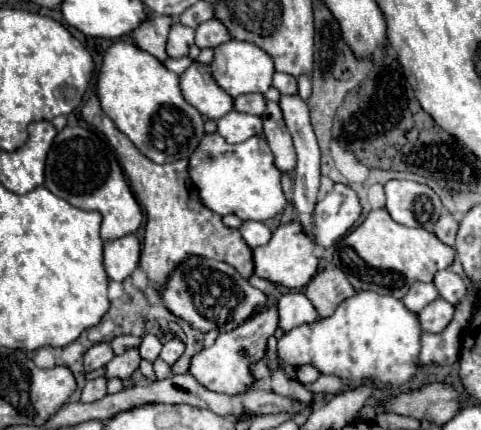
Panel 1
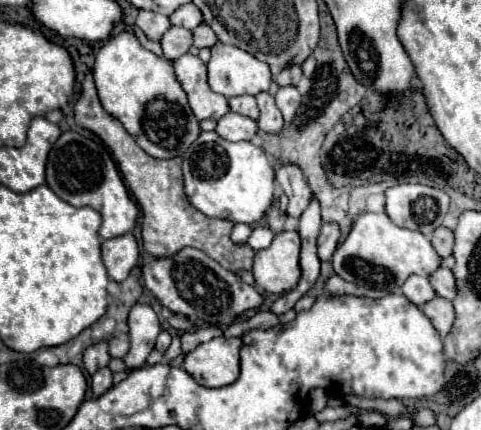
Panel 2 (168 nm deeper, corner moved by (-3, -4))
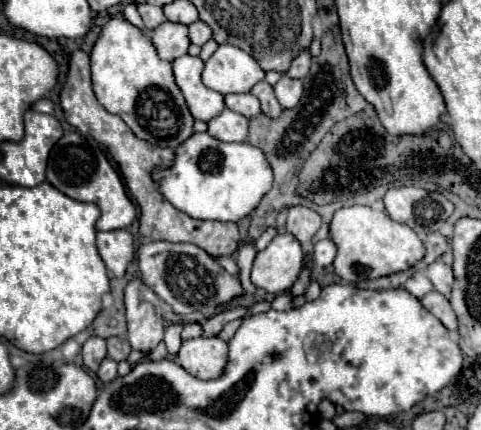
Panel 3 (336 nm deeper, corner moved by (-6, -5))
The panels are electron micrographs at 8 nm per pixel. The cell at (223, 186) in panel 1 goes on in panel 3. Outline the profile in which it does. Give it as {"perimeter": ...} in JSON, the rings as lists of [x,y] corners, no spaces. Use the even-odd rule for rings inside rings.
{"perimeter":[[[194,133],[174,149],[170,167],[154,169],[154,185],[178,211],[202,221],[240,221],[254,211],[262,195],[270,191],[272,171],[258,147],[248,143],[224,143],[208,133]]]}

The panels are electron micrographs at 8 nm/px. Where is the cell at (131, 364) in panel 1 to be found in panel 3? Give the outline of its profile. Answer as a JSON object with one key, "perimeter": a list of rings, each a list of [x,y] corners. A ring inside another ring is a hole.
{"perimeter":[[[134,277],[124,287],[124,303],[130,347],[152,351],[164,337],[164,321],[158,295],[140,277]]]}

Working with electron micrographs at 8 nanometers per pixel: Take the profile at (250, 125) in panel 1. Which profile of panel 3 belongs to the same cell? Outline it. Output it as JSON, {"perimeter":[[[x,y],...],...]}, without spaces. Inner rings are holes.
{"perimeter":[[[224,109],[208,121],[208,133],[218,141],[246,141],[248,119],[240,113]]]}

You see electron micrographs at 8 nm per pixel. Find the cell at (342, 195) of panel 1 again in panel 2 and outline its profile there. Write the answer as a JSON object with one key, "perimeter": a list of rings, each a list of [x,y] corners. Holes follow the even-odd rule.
{"perimeter":[[[327,222],[321,226],[321,234],[317,240],[317,248],[319,248],[319,258],[321,260],[329,260],[339,244],[341,238],[341,228],[335,222]]]}

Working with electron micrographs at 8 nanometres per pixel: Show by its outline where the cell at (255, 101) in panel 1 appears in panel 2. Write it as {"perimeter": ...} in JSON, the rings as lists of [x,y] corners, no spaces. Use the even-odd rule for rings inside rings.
{"perimeter":[[[235,96],[229,100],[229,108],[237,114],[243,114],[243,116],[249,116],[253,120],[259,118],[259,106],[257,106],[257,100],[255,96]]]}

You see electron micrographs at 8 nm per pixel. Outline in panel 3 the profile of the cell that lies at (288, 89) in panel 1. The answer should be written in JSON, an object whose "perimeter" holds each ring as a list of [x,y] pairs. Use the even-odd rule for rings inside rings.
{"perimeter":[[[306,49],[306,51],[302,51],[302,53],[292,61],[292,65],[290,65],[290,69],[286,71],[286,75],[294,77],[294,79],[304,79],[304,77],[308,75],[308,71],[310,71],[310,65],[312,65],[312,55],[310,55],[310,51]]]}

